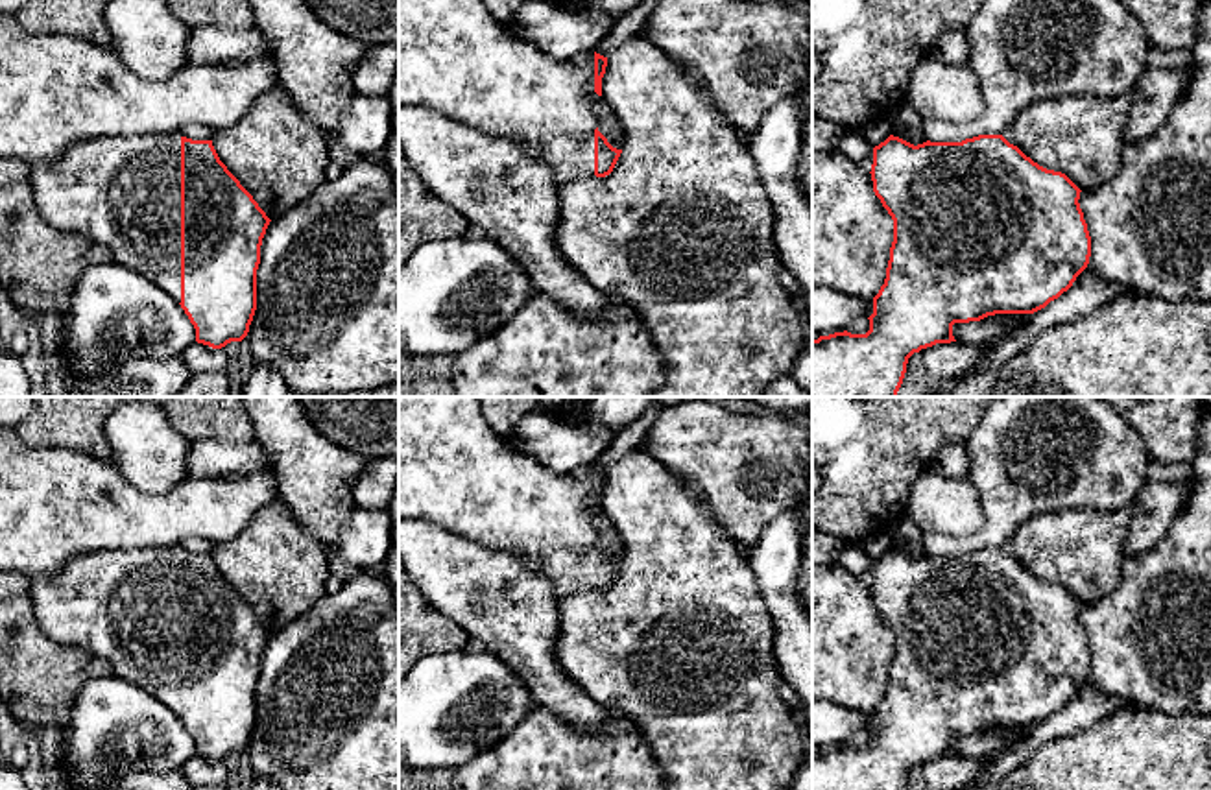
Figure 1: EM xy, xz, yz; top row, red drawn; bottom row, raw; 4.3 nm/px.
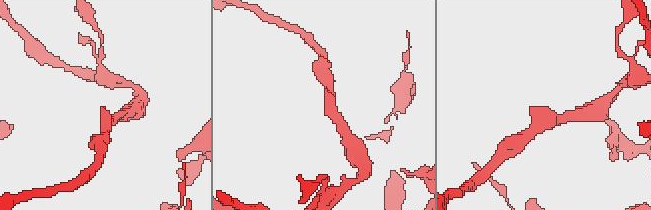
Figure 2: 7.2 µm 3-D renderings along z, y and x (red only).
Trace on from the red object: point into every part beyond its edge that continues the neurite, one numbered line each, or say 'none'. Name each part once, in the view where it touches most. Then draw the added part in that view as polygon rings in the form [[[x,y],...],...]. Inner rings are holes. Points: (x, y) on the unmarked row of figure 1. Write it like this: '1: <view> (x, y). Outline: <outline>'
1: xy (124, 606). Outline: [[[181,545],[79,554],[55,574],[30,578],[39,628],[57,644],[85,648],[105,659],[111,672],[181,716]]]

